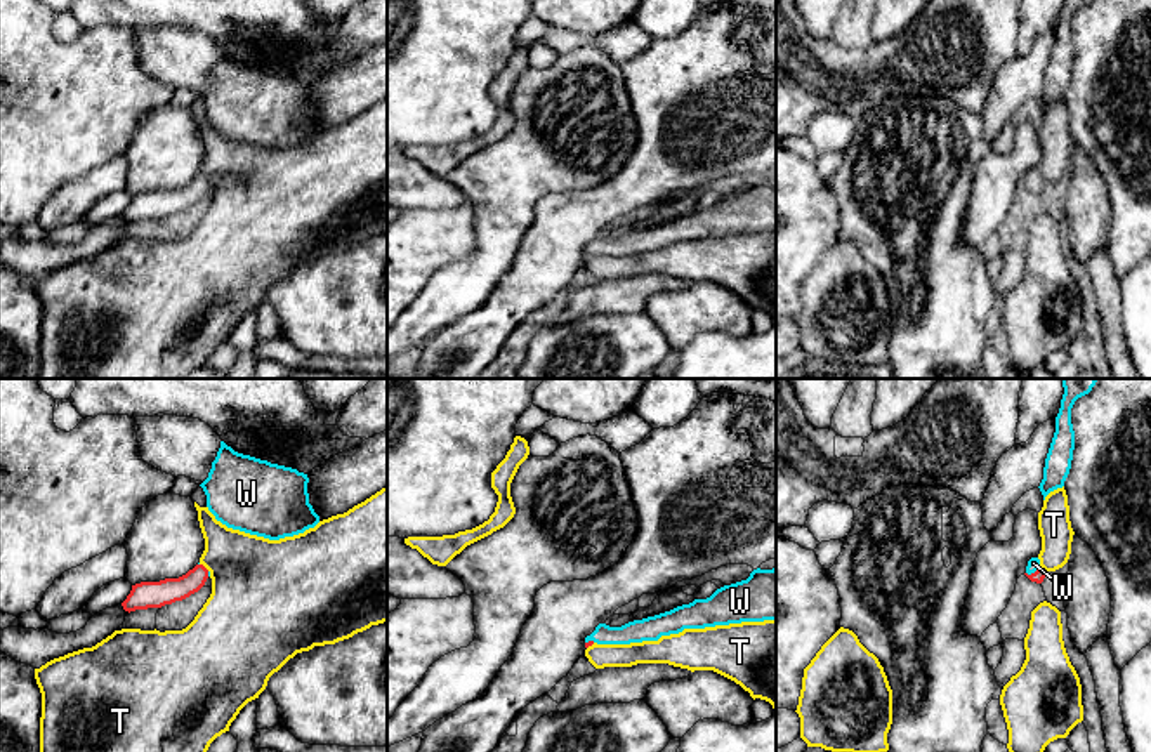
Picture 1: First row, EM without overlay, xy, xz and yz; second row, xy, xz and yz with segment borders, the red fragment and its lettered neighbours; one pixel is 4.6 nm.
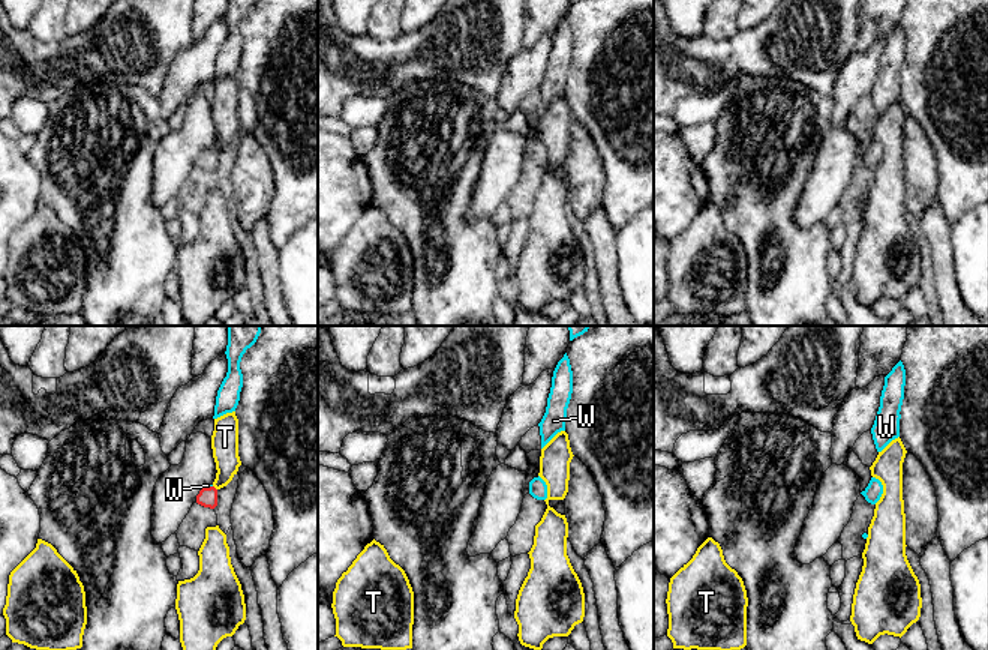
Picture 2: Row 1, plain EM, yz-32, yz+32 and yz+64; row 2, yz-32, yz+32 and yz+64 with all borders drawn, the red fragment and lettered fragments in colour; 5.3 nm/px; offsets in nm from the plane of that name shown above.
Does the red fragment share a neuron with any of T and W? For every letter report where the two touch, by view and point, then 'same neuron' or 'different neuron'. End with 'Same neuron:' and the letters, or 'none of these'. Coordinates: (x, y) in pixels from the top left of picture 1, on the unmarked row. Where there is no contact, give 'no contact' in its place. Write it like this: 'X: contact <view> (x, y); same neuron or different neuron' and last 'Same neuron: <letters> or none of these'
T: contact xy (203, 178); different neuron
W: contact yz (1035, 183); same neuron
Same neuron: W

